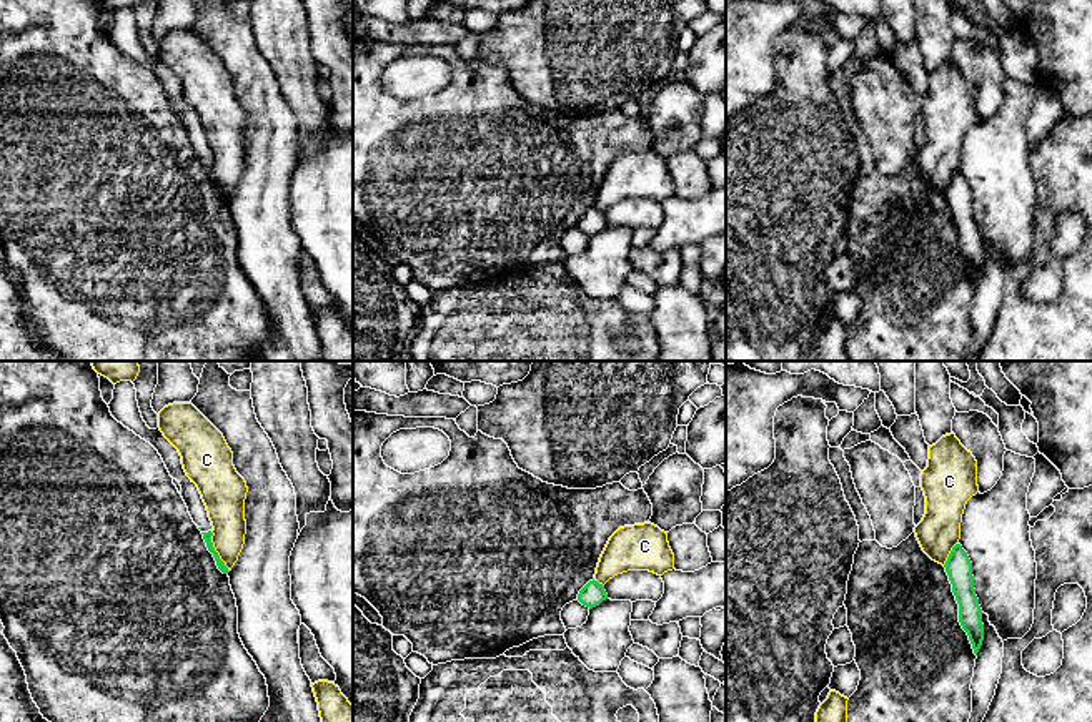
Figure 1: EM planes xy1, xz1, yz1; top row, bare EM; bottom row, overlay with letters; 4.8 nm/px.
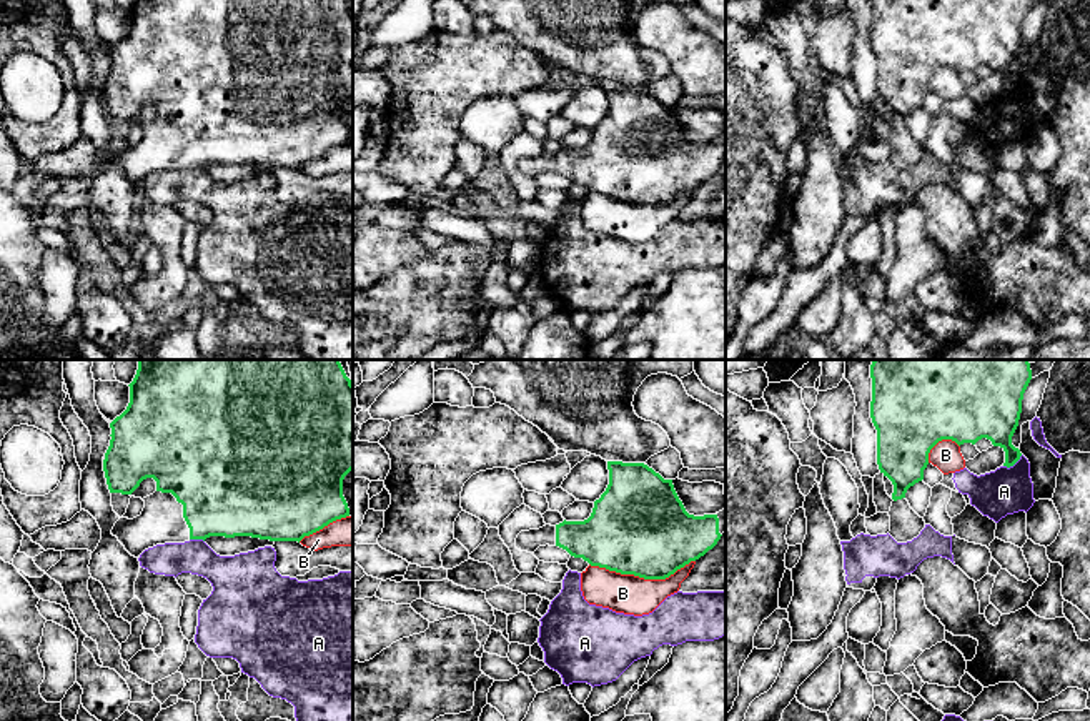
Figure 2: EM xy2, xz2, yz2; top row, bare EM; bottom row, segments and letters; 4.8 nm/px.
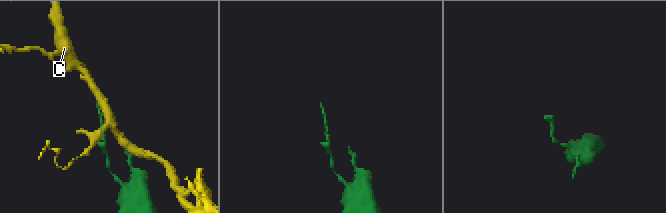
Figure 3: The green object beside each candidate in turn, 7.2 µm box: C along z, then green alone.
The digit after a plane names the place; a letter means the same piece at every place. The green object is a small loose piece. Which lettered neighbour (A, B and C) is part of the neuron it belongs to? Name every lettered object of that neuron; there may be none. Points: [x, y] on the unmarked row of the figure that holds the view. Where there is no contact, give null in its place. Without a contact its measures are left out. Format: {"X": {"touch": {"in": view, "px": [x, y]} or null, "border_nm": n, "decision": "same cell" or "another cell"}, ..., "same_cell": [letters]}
{"A": {"touch": {"in": "yz2", "px": [1012, 92]}, "border_nm": 110, "decision": "another cell"}, "B": {"touch": {"in": "xz2", "px": [641, 203]}, "border_nm": 500, "decision": "another cell"}, "C": {"touch": {"in": "xy1", "px": [215, 178]}, "border_nm": 220, "decision": "another cell"}, "same_cell": []}

